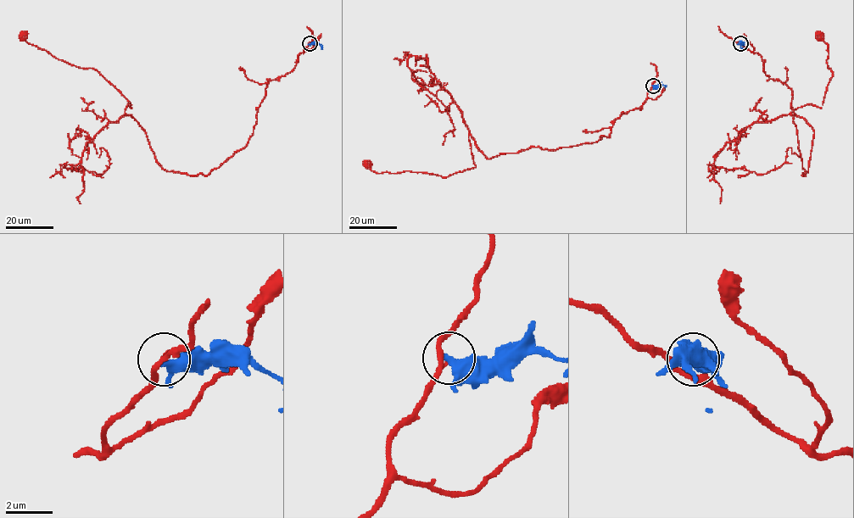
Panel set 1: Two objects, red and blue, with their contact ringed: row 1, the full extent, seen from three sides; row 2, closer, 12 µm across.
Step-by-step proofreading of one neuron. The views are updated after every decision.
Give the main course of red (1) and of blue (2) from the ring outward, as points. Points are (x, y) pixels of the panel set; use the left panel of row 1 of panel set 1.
1: (309, 43), (267, 83), (248, 143), (187, 175), (157, 161), (98, 72), (23, 36)
2: (309, 43), (319, 43), (320, 48)

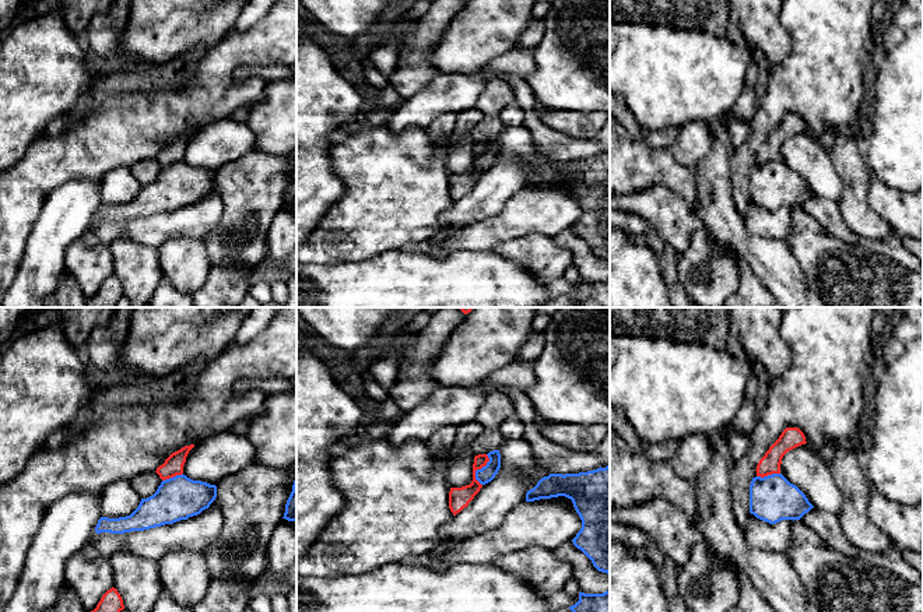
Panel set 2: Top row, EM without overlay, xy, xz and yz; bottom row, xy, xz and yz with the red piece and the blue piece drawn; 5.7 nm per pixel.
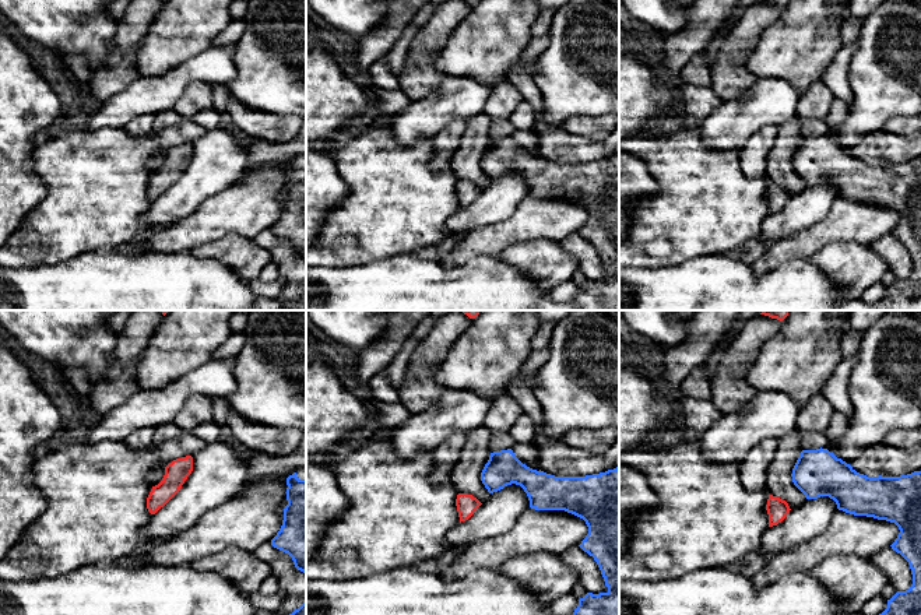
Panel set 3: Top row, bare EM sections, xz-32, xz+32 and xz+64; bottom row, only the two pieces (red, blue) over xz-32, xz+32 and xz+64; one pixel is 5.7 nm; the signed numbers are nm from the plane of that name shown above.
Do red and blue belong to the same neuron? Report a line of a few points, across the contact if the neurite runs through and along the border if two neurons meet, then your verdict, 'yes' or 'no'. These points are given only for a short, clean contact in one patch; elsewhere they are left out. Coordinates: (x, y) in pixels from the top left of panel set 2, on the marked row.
line xz (487, 454), (488, 460), (476, 471), (476, 479), (481, 485); no

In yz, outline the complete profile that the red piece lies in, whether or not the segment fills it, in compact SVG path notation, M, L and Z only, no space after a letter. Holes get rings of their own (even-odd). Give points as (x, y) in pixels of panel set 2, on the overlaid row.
M786 428L779 439L769 447L765 456L759 460L757 465L757 476L768 476L772 474L780 474L780 464L783 456L801 446L806 444L806 436L799 428Z

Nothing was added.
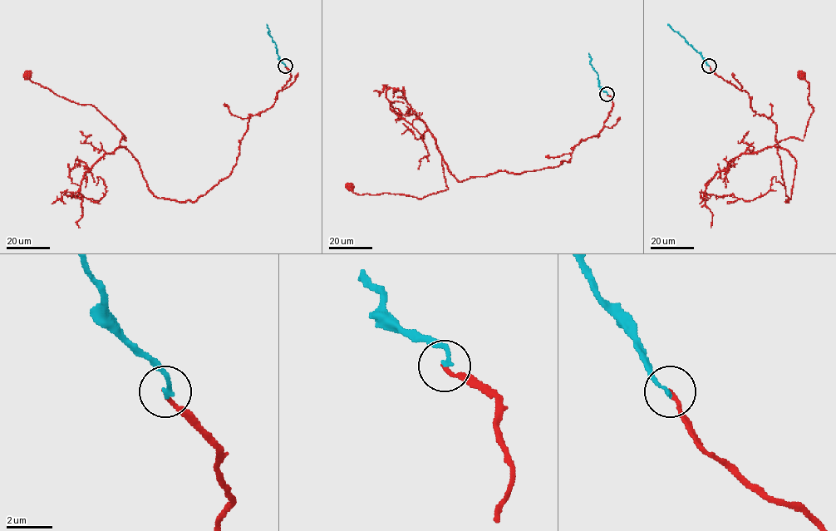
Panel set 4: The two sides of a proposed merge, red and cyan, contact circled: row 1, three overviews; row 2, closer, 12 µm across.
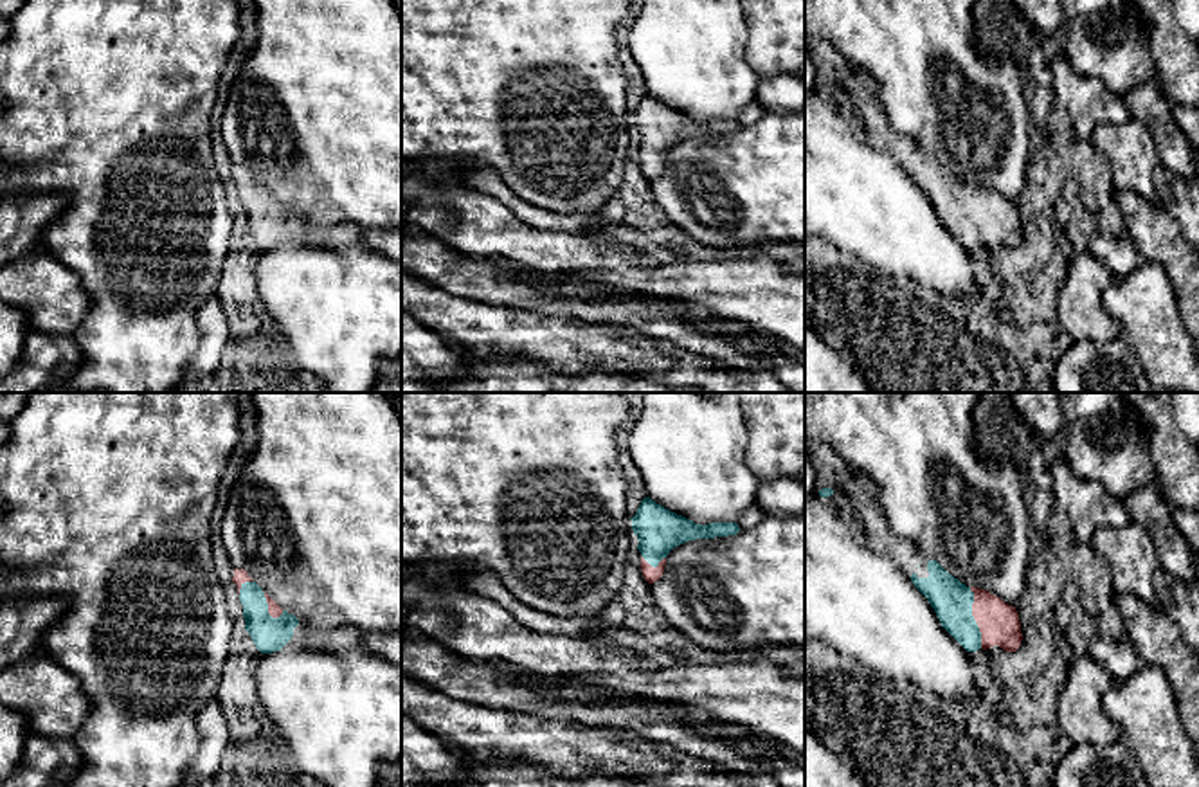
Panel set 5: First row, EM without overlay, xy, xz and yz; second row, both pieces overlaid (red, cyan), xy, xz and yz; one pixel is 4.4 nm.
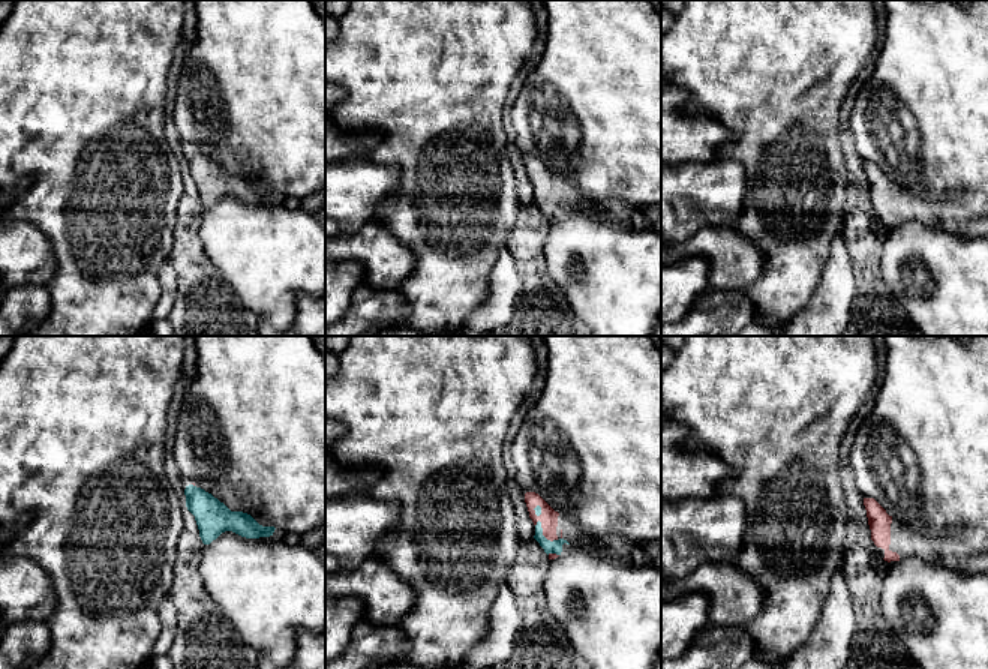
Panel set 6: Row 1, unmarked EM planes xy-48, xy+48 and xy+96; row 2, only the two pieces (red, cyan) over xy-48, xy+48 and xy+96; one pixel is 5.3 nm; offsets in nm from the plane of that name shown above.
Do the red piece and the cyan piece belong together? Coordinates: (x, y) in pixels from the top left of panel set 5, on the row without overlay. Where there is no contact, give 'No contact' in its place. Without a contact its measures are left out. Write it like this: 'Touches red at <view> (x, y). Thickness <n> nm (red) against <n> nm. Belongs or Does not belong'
Touches red at yz (974, 215). Thickness 180 nm (red) against 180 nm. Belongs

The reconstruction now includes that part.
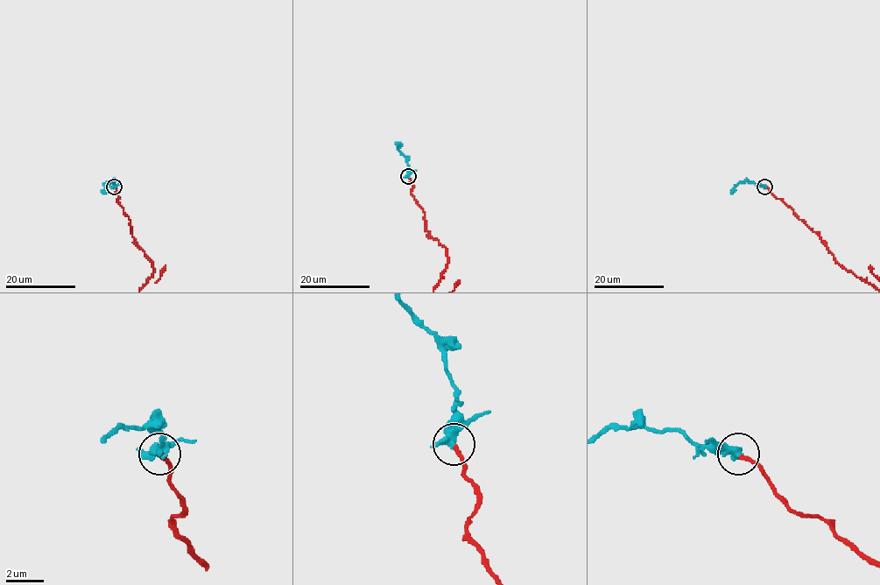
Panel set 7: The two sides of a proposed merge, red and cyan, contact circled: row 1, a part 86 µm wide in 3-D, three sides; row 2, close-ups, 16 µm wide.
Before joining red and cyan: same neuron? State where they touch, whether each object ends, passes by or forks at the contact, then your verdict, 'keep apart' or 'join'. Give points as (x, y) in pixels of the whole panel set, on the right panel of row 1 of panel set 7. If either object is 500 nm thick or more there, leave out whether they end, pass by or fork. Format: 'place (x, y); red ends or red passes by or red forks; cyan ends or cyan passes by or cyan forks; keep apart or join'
place (764, 186); red ends; cyan passes by; join

